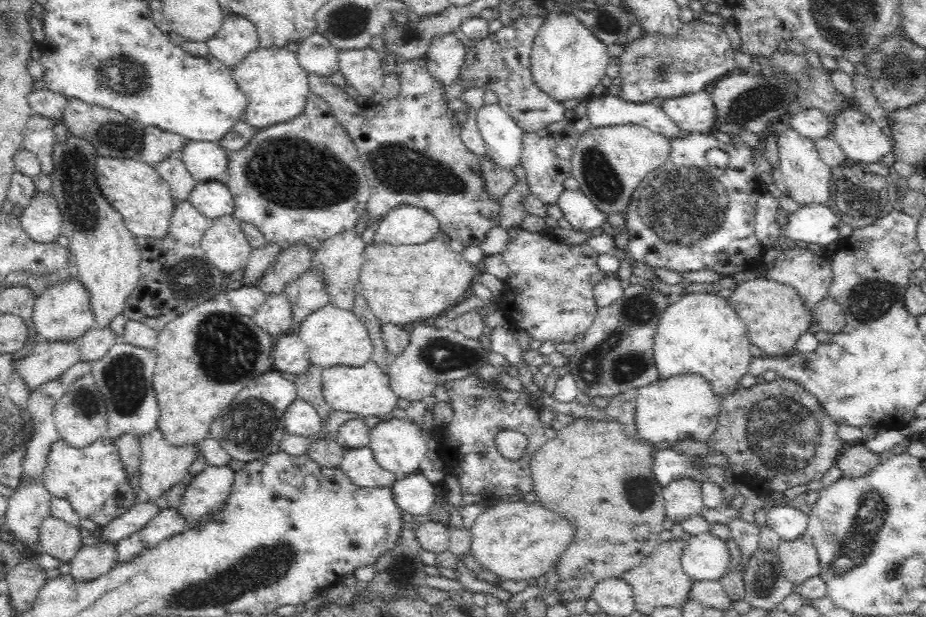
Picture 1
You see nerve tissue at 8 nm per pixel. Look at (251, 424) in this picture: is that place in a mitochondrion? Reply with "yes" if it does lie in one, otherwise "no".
yes

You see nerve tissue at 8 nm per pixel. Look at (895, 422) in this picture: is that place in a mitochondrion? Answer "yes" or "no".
no

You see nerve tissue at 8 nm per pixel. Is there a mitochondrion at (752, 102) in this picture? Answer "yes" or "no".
yes

